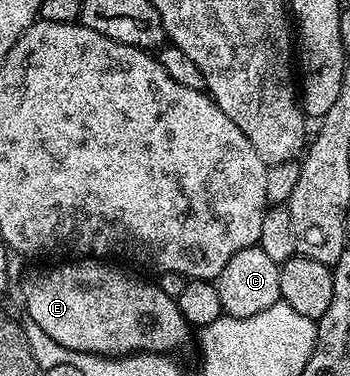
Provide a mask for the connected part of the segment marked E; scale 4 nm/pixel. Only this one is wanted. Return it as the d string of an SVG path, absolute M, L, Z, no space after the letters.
M78 257L73 261L62 261L59 267L42 265L39 271L34 271L22 283L22 295L26 298L25 314L52 341L60 341L73 351L92 353L93 355L109 355L121 357L144 351L155 353L174 353L177 347L182 347L190 339L192 328L184 321L178 308L178 300L168 297L164 289L158 287L157 282L141 279L138 275L129 275L121 271L121 266L110 261L103 261L93 257Z

